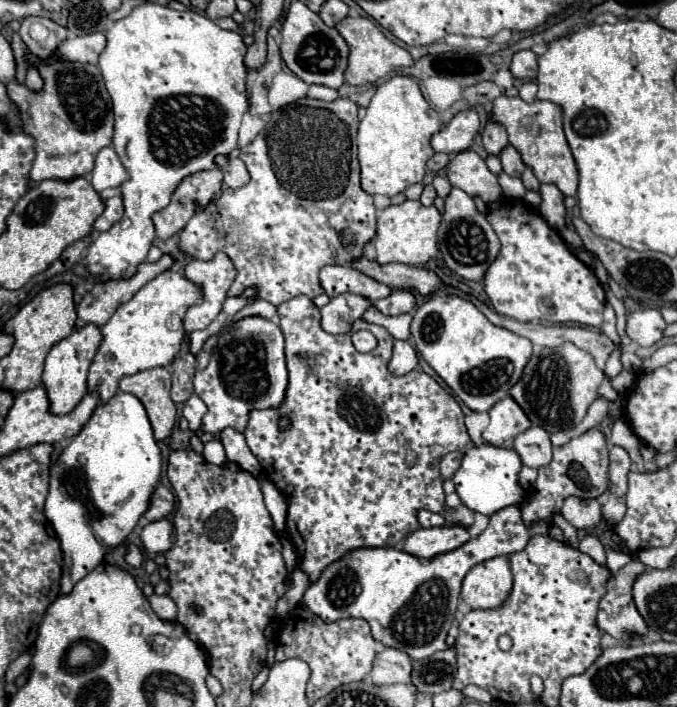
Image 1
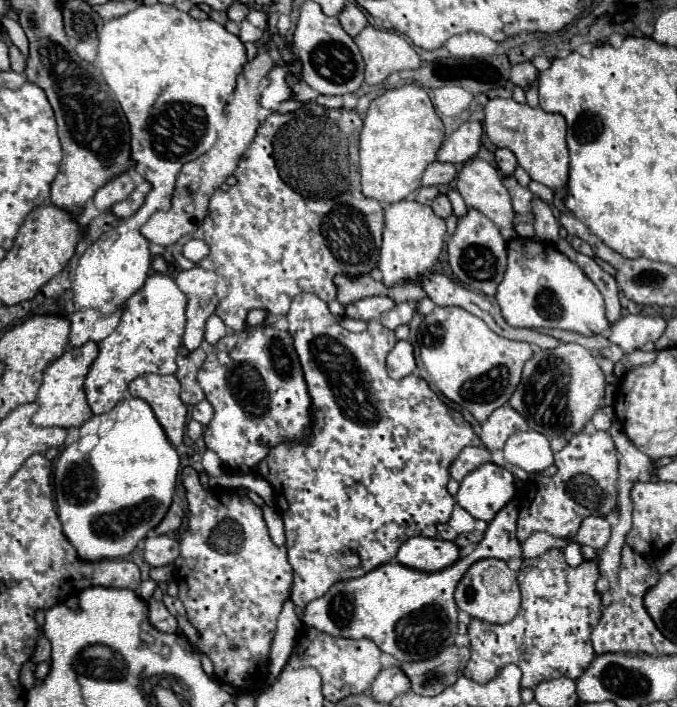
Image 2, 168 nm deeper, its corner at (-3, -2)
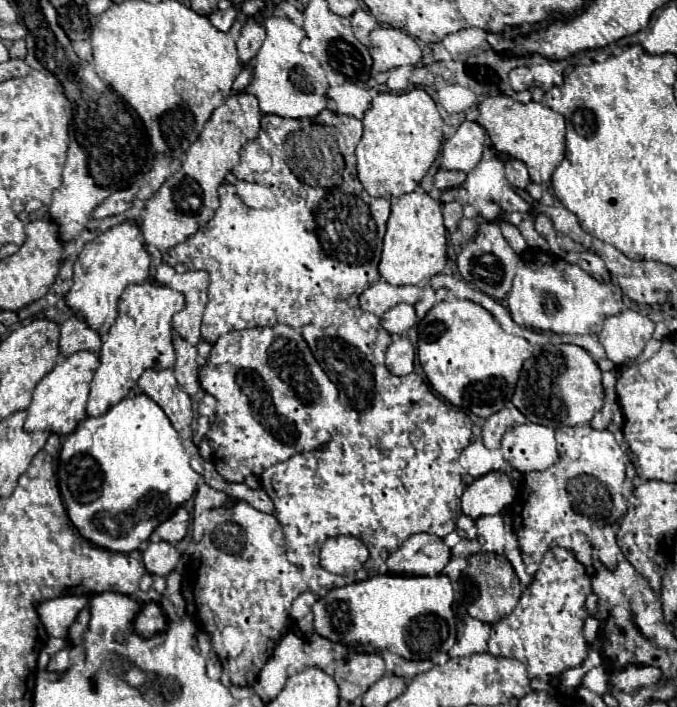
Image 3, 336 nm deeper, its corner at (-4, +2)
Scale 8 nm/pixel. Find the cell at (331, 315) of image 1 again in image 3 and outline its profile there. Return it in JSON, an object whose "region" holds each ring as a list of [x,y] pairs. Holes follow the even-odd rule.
{"region":[[[379,280],[375,286],[367,288],[359,296],[359,308],[365,312],[371,312],[375,316],[385,314],[393,306],[405,302],[405,304],[415,304],[421,298],[421,286],[401,286],[395,288],[383,280]]]}

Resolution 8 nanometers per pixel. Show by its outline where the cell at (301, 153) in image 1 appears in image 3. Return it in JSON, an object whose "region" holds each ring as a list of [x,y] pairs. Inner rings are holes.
{"region":[[[329,110],[315,118],[303,118],[303,122],[287,122],[287,118],[275,118],[273,114],[261,118],[259,136],[244,145],[240,164],[232,173],[238,180],[267,184],[277,198],[277,208],[251,210],[243,206],[231,184],[221,184],[215,216],[197,234],[163,254],[167,266],[183,262],[191,270],[209,274],[209,300],[203,308],[201,326],[205,342],[213,344],[219,336],[233,330],[273,328],[277,324],[299,330],[311,324],[311,308],[317,296],[347,300],[349,294],[361,294],[379,280],[377,266],[391,202],[371,198],[355,178],[353,150],[361,136],[363,126],[359,120]]]}

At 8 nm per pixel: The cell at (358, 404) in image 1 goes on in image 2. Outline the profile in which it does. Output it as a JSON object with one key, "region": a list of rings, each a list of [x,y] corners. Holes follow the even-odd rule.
{"region":[[[308,292],[292,300],[286,318],[312,398],[310,434],[300,444],[282,442],[272,446],[256,470],[274,488],[276,510],[286,528],[288,560],[294,568],[292,602],[304,608],[310,600],[326,594],[334,582],[362,576],[374,570],[374,566],[394,560],[398,548],[408,538],[434,536],[436,524],[450,520],[456,502],[446,490],[450,462],[466,446],[480,446],[480,438],[458,410],[438,398],[424,378],[410,374],[394,380],[388,376],[386,356],[398,340],[378,320],[370,320],[366,332],[348,332],[330,314],[326,302]],[[348,550],[360,556],[362,564],[358,568],[336,566],[332,562],[340,552]]]}

